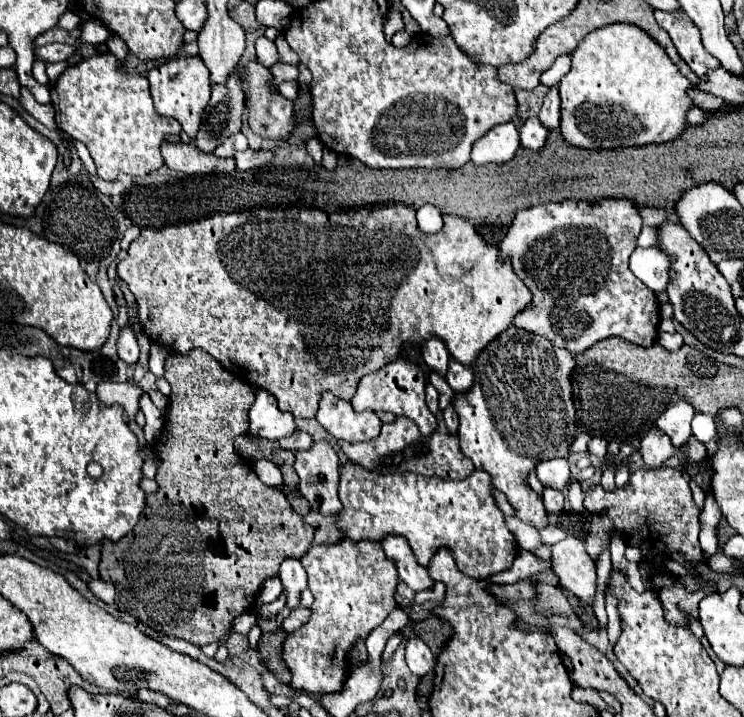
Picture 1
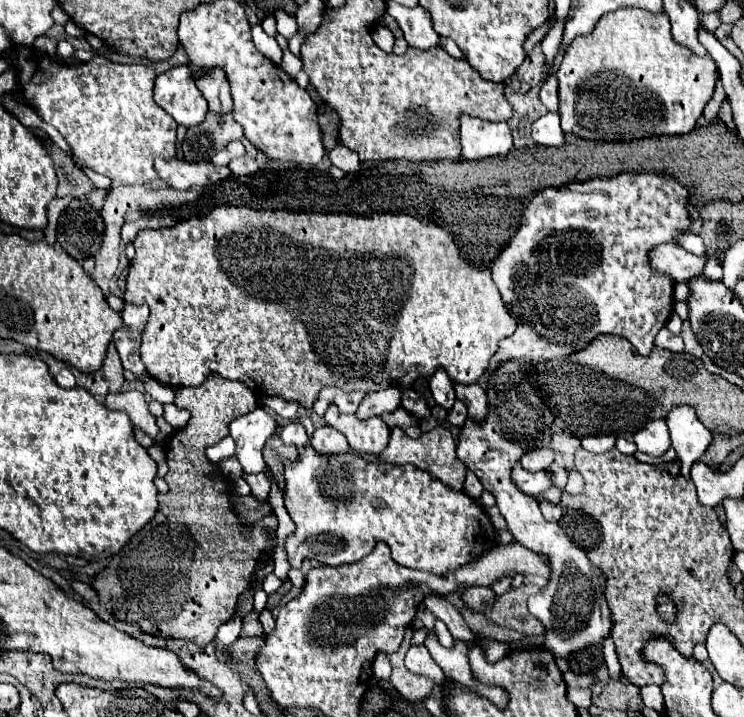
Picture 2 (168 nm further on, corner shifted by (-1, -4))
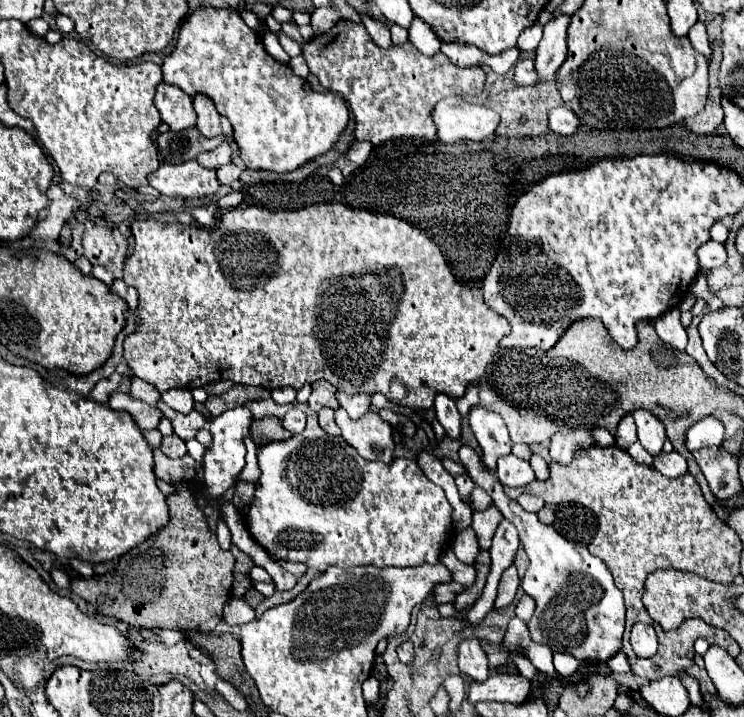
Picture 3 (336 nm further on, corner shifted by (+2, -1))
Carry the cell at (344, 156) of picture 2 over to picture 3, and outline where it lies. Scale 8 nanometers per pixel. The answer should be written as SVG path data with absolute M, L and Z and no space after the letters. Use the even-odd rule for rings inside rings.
M356 141L356 143L352 143L352 147L348 149L346 157L348 157L350 161L354 161L356 165L364 165L364 163L368 161L370 153L372 153L372 143L368 143L368 141Z

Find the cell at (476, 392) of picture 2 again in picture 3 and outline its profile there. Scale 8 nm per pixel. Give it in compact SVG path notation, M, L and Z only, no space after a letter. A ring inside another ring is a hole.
M480 405L470 409L470 427L484 451L484 465L488 471L496 469L496 461L502 455L510 453L512 441L508 437L508 429L498 413L492 413Z

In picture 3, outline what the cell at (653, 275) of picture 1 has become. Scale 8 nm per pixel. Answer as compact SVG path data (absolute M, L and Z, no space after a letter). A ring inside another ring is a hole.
M708 241L704 243L700 249L698 249L698 261L700 261L700 267L702 269L714 269L714 267L720 267L726 263L728 259L728 253L726 253L726 247L722 243L716 243L716 241Z

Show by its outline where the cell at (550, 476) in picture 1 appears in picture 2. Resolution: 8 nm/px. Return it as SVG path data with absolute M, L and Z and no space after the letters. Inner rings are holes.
M515 464L513 468L513 482L525 492L525 494L531 494L531 496L537 496L537 494L543 494L545 490L549 490L553 486L551 482L551 474L547 470L539 470L539 472L525 472L521 468L521 464Z

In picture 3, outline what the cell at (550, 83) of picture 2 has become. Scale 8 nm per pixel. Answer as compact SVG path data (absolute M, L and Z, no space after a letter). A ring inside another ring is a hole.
M520 59L516 63L514 69L514 83L518 87L526 87L526 85L534 85L536 83L536 75L534 75L534 61L532 59Z

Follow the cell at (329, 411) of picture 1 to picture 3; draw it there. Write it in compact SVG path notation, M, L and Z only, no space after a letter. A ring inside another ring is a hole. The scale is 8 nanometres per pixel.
M344 409L336 411L336 423L342 429L342 437L364 459L392 463L394 453L394 429L380 419L378 413L368 413L364 419L350 419Z

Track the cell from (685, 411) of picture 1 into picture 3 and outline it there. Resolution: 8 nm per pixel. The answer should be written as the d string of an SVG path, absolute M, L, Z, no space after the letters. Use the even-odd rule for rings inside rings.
M714 415L700 419L686 433L688 451L712 447L712 445L722 445L722 441L724 441L724 423L720 419L716 419Z

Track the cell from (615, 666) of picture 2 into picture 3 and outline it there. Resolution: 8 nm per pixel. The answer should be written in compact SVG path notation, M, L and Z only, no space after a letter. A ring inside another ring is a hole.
M618 651L616 659L610 659L608 665L614 673L628 673L630 671L630 663L628 663L628 657L624 655L624 651Z

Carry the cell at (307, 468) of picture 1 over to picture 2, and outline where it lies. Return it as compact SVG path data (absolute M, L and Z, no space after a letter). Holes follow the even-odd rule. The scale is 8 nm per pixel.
M325 426L325 428L317 428L311 436L311 448L325 456L325 454L343 454L349 450L349 444L345 440L343 434L339 434L335 428Z

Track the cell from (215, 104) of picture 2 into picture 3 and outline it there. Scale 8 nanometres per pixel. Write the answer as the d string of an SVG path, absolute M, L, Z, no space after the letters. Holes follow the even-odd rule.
M196 95L194 97L194 109L196 109L196 115L198 115L196 129L200 131L200 135L204 135L206 139L212 139L212 137L220 135L220 137L224 137L224 141L228 145L234 145L230 121L216 113L212 101L206 99L206 95Z

